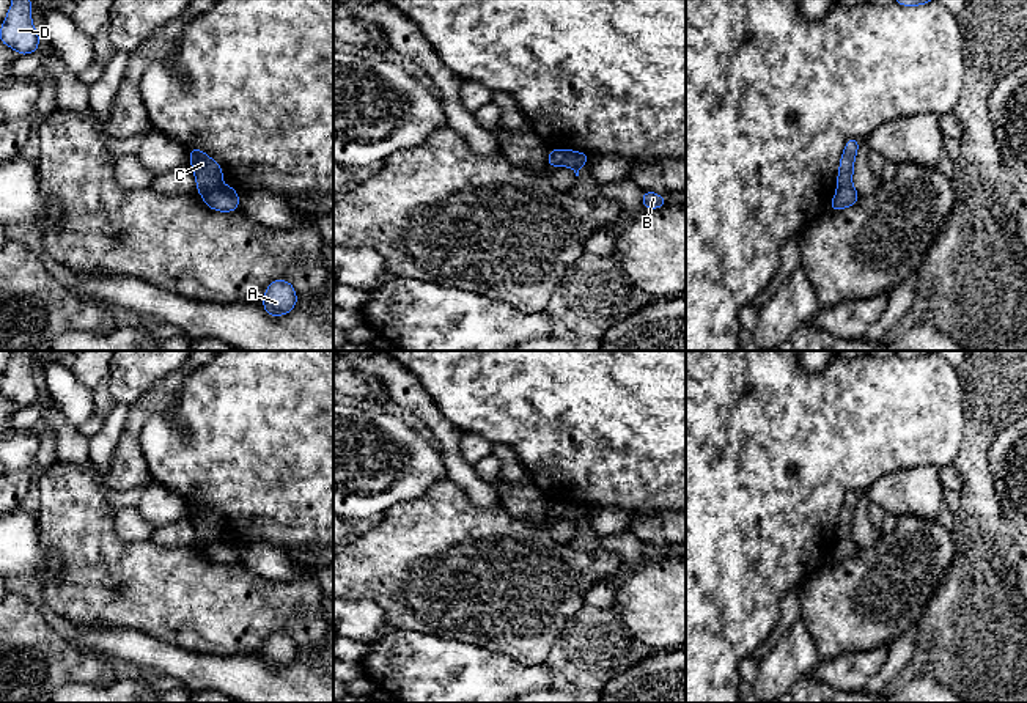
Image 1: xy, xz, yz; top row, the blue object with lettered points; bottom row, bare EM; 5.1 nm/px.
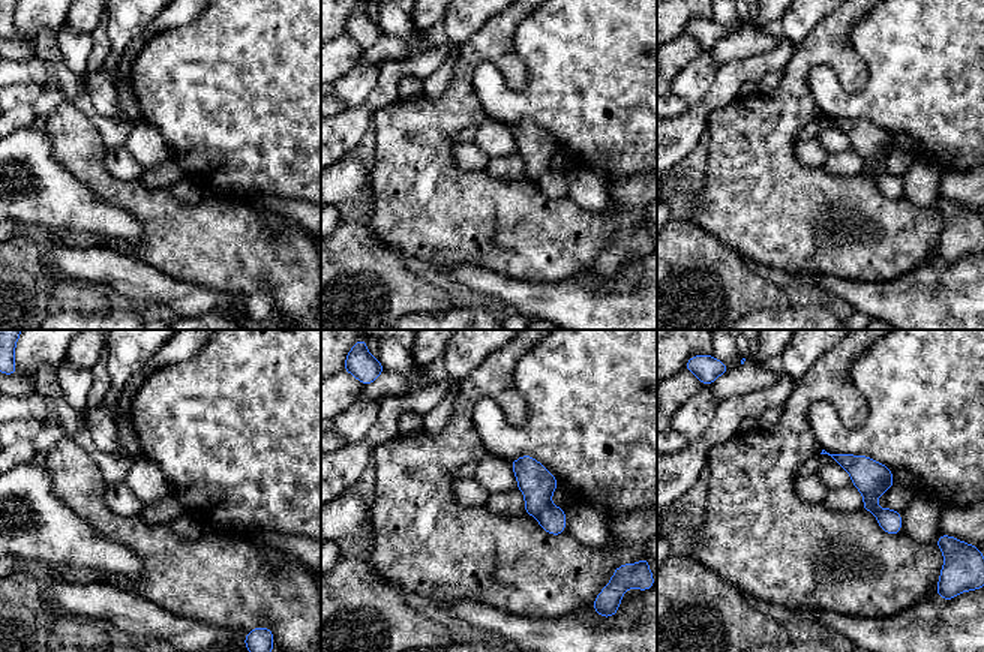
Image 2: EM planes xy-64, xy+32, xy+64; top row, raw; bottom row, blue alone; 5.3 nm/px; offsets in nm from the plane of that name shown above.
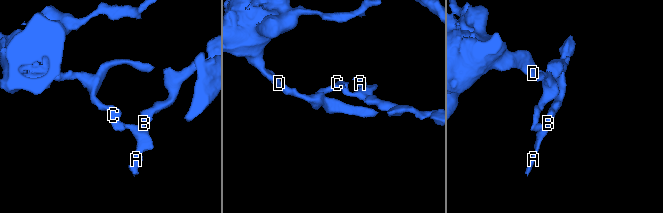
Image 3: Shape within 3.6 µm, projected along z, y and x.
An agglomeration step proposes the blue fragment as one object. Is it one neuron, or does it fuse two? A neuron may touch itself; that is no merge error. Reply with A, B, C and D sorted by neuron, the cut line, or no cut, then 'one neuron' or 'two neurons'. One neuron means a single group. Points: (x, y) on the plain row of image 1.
A B / C D; cut in xy along (220, 535), (202, 548); two neurons

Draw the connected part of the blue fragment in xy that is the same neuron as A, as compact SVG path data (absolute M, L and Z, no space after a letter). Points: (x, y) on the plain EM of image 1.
M274 632L269 635L263 650L263 659L271 668L289 665L297 656L297 646L293 637L286 632Z

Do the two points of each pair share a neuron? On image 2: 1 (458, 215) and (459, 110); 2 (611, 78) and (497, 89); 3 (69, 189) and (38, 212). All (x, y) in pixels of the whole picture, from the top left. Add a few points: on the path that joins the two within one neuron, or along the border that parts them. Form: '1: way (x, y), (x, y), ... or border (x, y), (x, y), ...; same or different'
1: way (441, 189), (441, 135); same
2: way (582, 86), (560, 98), (525, 98); same
3: way (62, 197), (45, 204); same

